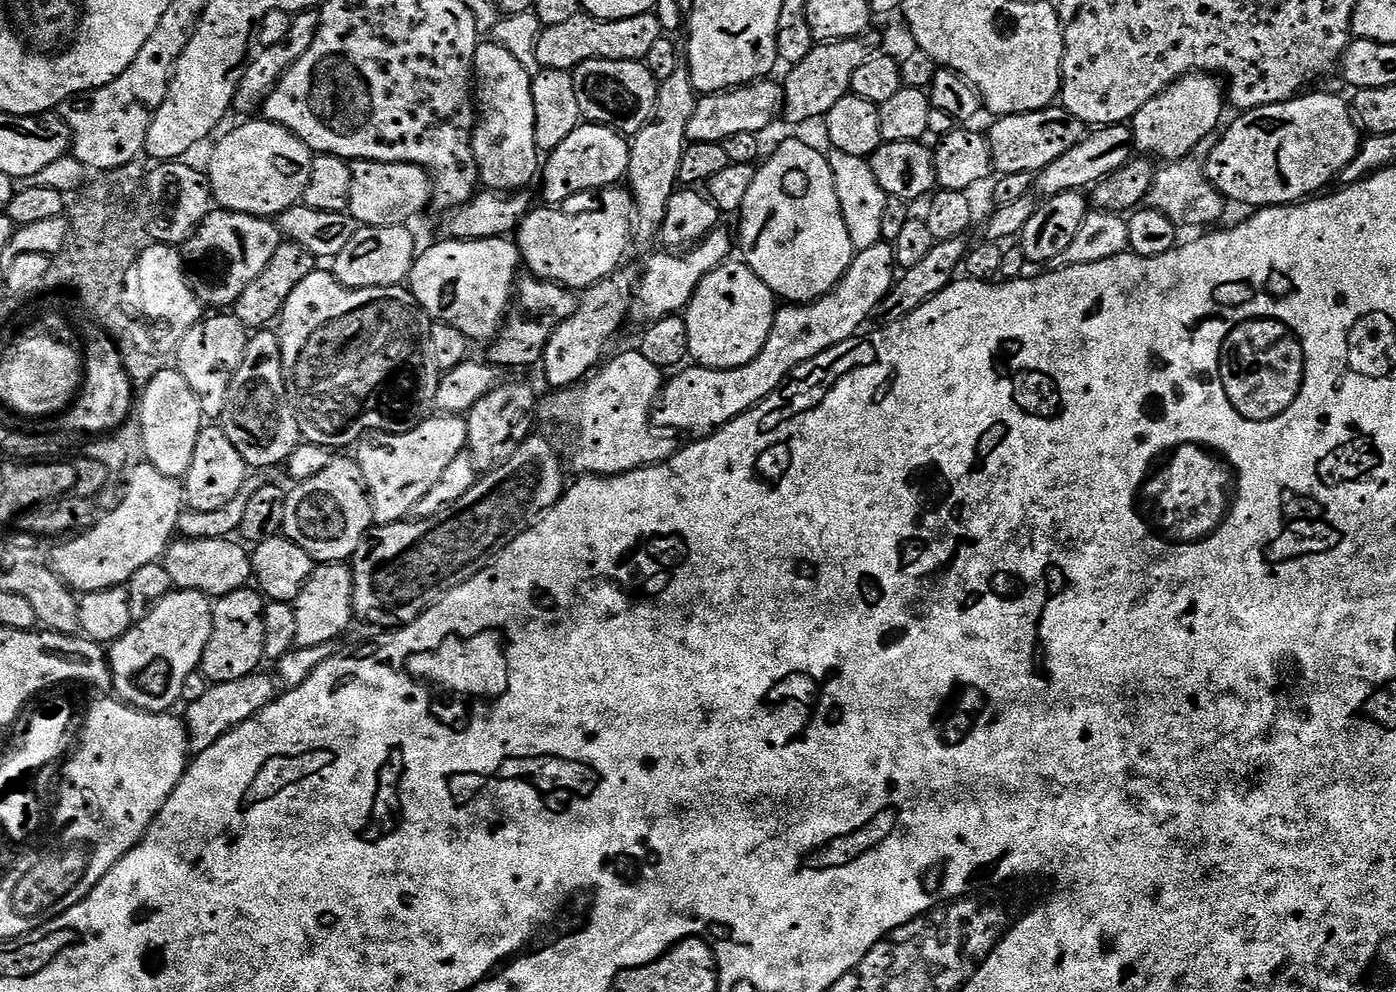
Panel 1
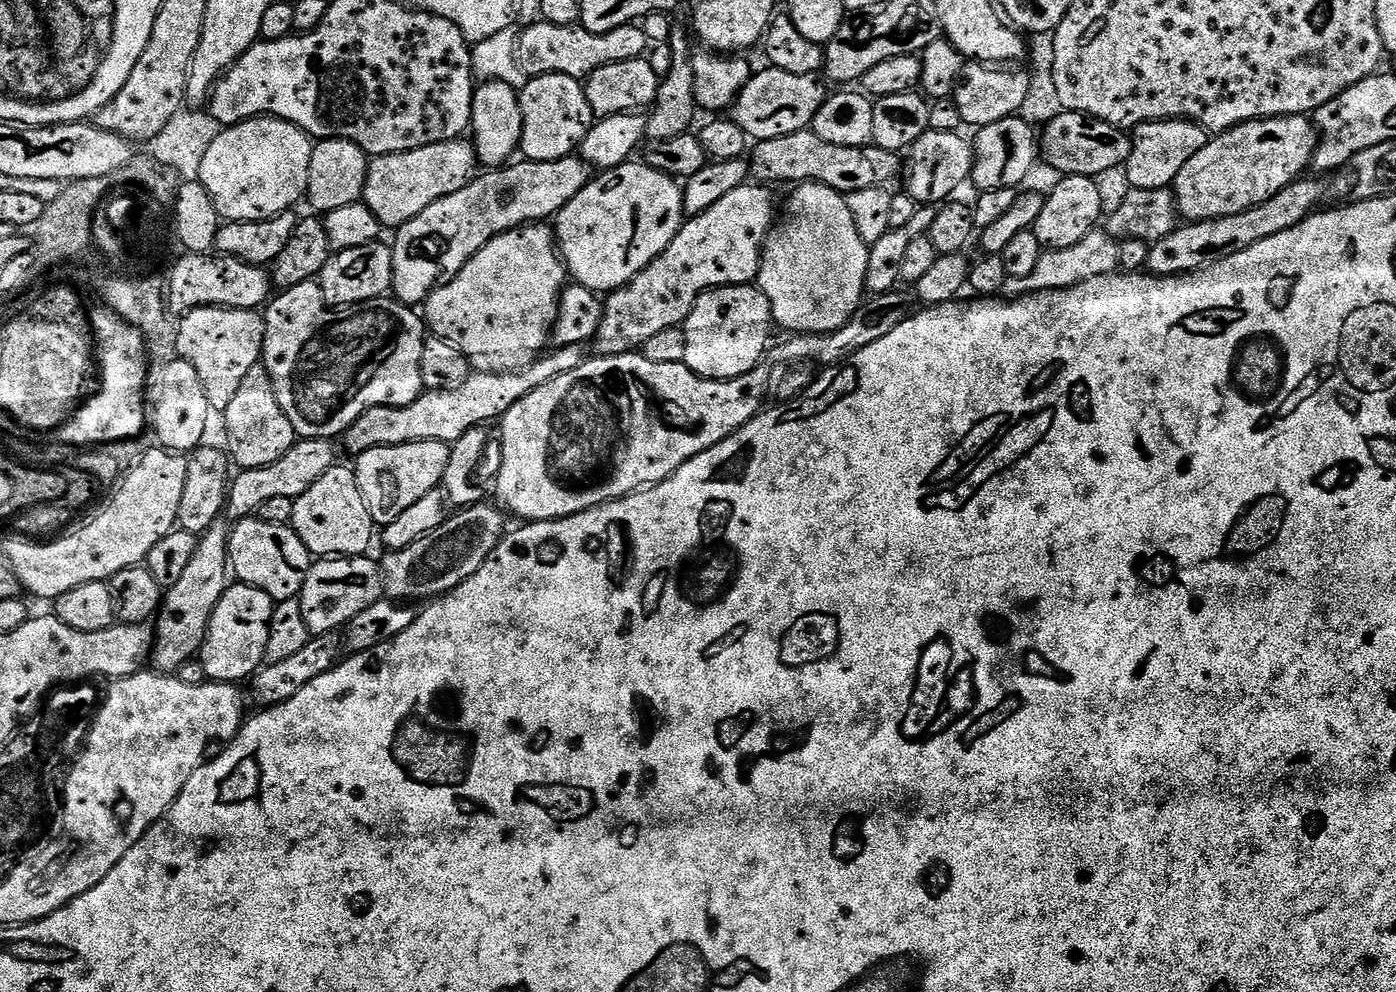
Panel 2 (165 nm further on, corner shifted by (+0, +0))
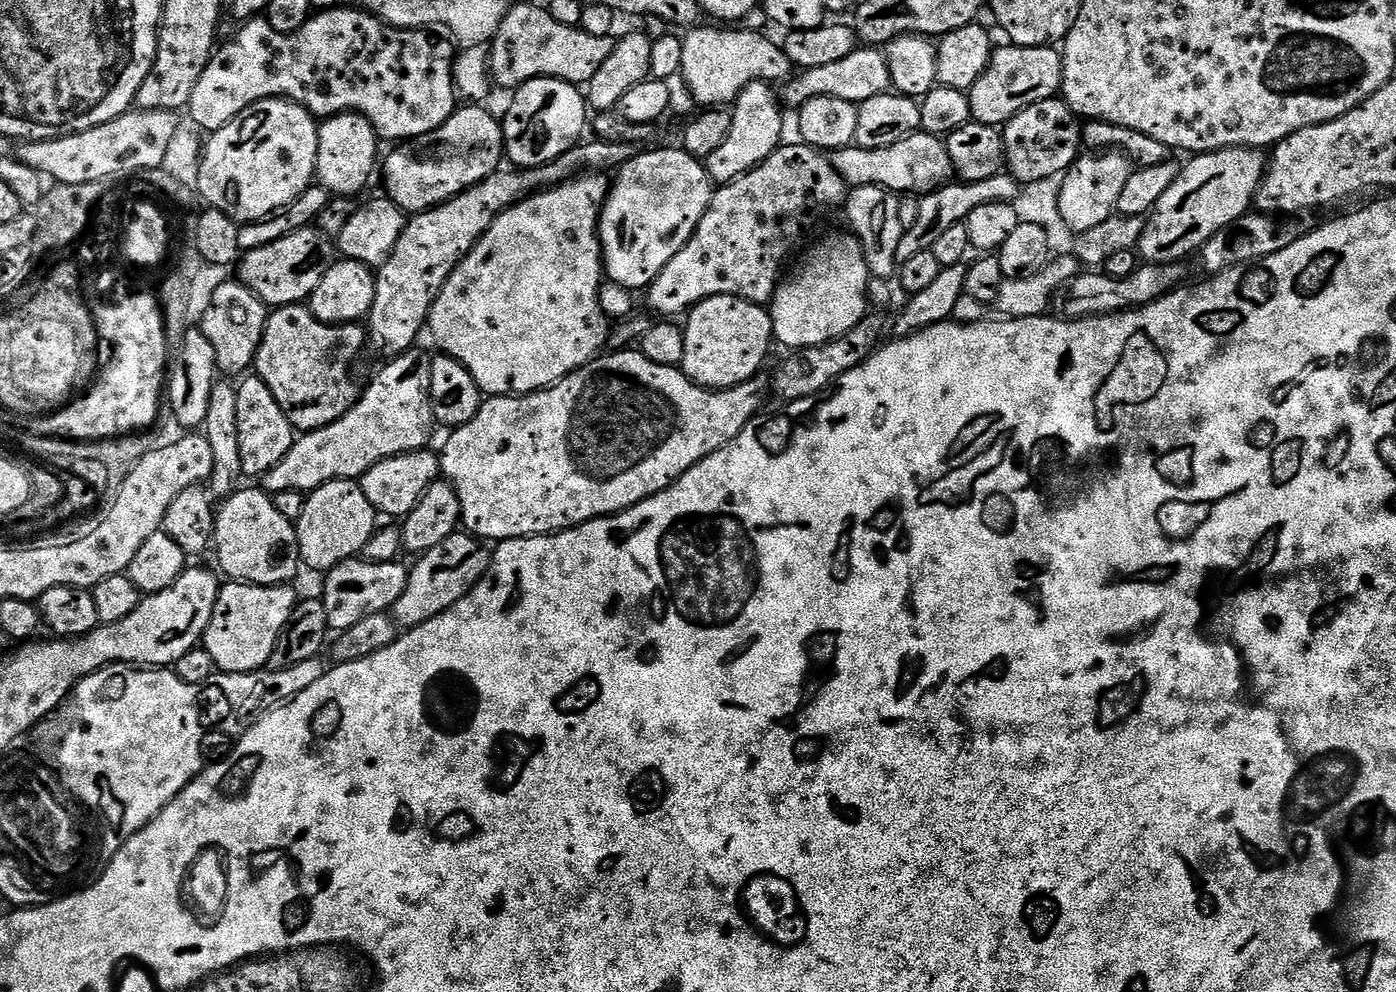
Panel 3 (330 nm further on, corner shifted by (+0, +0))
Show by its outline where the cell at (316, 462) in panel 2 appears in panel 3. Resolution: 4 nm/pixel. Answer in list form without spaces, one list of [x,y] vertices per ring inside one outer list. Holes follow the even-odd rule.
[[[413,346],[406,352],[393,355],[392,361],[373,378],[368,389],[359,393],[352,408],[342,418],[338,418],[330,426],[319,428],[313,432],[305,432],[299,438],[293,439],[292,449],[262,477],[262,487],[265,492],[275,494],[282,490],[294,490],[305,494],[320,488],[331,480],[355,480],[370,470],[378,462],[386,458],[401,456],[407,452],[418,452],[429,447],[428,439],[432,436],[434,421],[432,419],[432,403],[430,402],[430,366],[432,356],[424,353],[420,346]]]

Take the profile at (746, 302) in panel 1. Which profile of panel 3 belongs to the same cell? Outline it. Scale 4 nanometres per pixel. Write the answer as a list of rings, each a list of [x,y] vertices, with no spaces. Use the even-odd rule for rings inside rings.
[[[711,296],[695,305],[687,313],[688,324],[683,325],[686,354],[682,371],[689,380],[702,388],[719,390],[733,388],[752,379],[761,371],[764,359],[768,356],[768,347],[773,347],[772,314],[765,305],[743,300],[741,296]]]

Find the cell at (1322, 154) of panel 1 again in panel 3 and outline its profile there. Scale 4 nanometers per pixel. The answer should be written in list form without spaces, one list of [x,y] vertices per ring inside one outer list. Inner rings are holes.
[[[1223,148],[1217,152],[1201,152],[1193,155],[1187,165],[1181,167],[1178,178],[1158,198],[1156,207],[1152,209],[1150,218],[1144,220],[1144,229],[1140,235],[1138,256],[1146,264],[1174,264],[1183,261],[1183,256],[1199,253],[1200,247],[1218,230],[1230,226],[1238,218],[1242,218],[1253,207],[1256,192],[1264,180],[1266,156],[1263,151],[1254,148]]]

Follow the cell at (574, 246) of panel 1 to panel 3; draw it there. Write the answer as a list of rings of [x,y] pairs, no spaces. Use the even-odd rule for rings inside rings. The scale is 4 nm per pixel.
[[[683,147],[656,148],[653,152],[644,150],[640,156],[619,165],[611,181],[604,209],[600,212],[600,252],[604,256],[604,271],[607,279],[621,284],[629,290],[647,289],[656,281],[664,267],[686,246],[696,232],[698,222],[706,214],[712,201],[714,185],[708,176],[708,169],[701,161],[695,160]]]

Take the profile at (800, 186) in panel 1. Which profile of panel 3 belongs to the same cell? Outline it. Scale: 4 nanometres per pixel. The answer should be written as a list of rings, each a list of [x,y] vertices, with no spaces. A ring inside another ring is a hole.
[[[855,235],[828,236],[820,240],[804,256],[804,261],[792,272],[792,277],[781,279],[770,301],[772,335],[775,343],[785,344],[788,350],[818,346],[854,330],[869,311],[868,281],[870,273],[864,260],[864,251]]]

